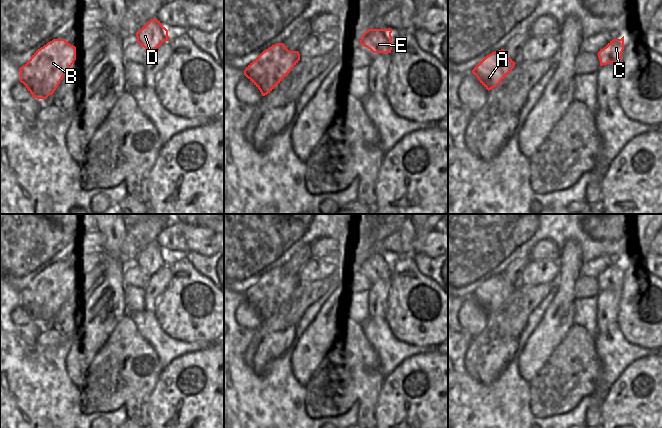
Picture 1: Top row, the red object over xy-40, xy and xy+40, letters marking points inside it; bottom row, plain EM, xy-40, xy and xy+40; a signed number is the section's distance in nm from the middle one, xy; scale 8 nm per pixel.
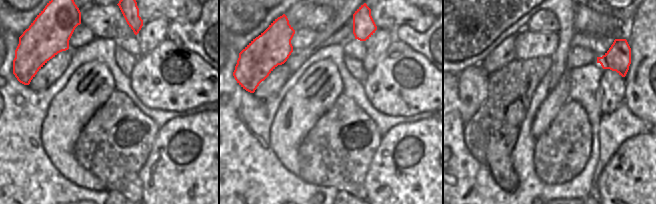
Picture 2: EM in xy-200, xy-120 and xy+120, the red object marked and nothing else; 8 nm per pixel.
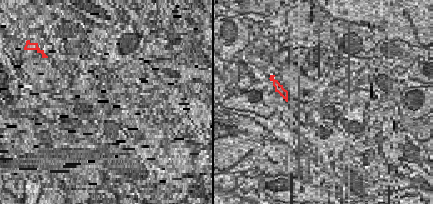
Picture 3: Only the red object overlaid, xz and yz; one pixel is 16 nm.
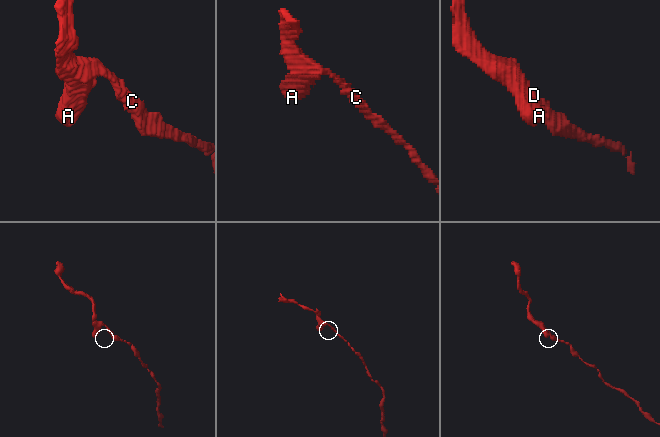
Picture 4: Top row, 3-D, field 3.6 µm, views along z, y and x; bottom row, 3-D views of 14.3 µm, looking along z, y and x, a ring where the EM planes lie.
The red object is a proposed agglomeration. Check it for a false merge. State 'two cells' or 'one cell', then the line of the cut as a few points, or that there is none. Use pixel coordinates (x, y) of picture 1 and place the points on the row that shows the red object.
one cell | no cut

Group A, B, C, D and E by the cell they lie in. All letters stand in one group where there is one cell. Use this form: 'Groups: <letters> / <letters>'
Groups: A B C D E.

